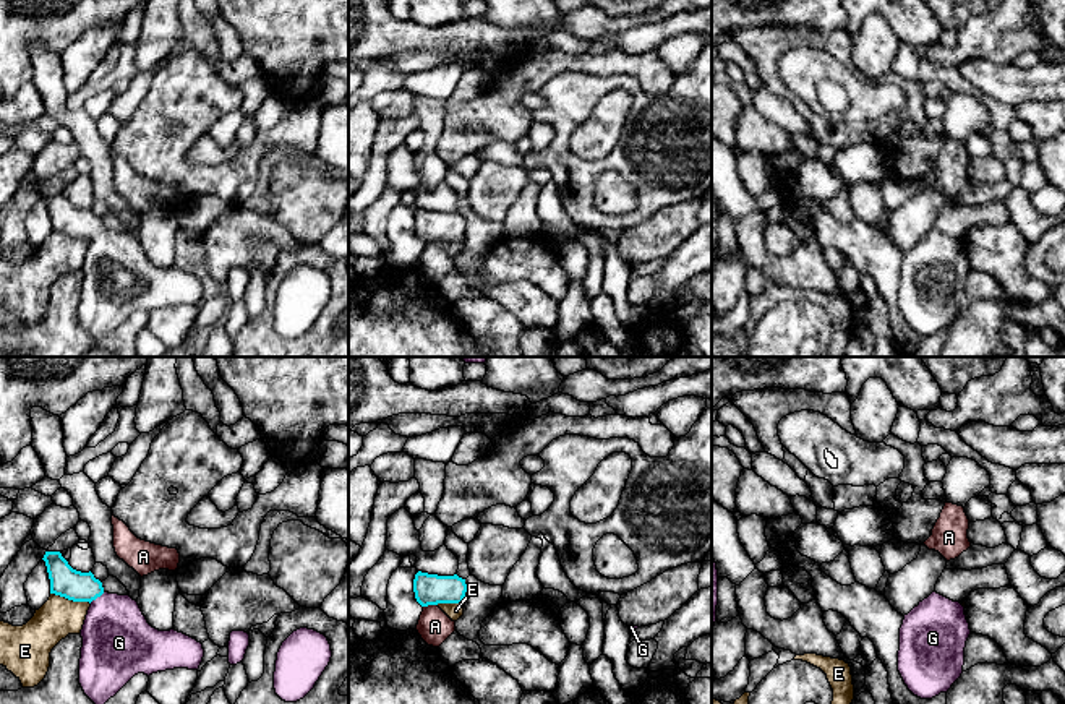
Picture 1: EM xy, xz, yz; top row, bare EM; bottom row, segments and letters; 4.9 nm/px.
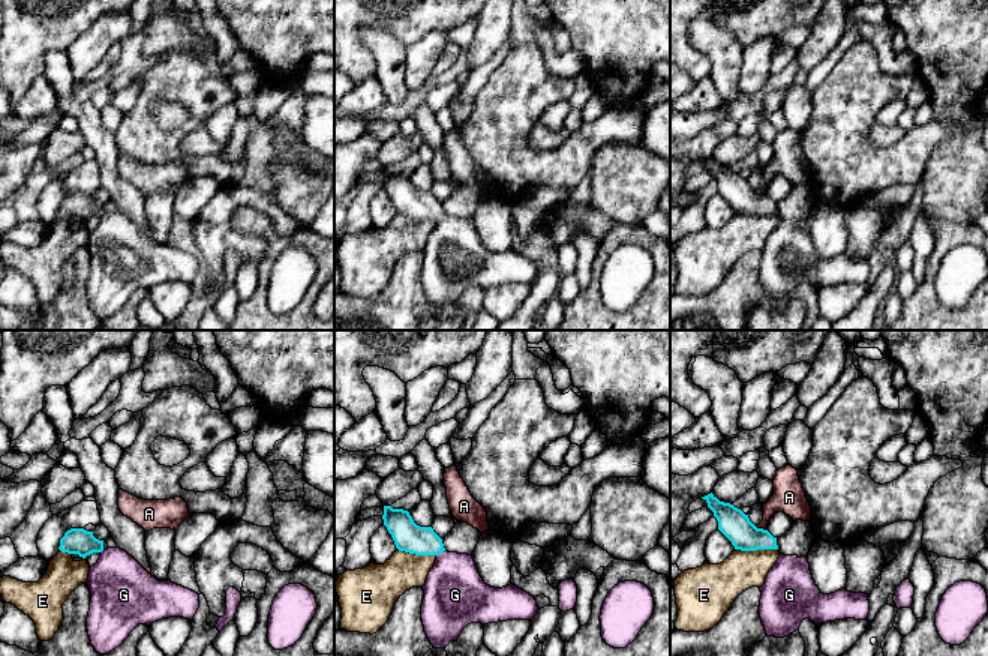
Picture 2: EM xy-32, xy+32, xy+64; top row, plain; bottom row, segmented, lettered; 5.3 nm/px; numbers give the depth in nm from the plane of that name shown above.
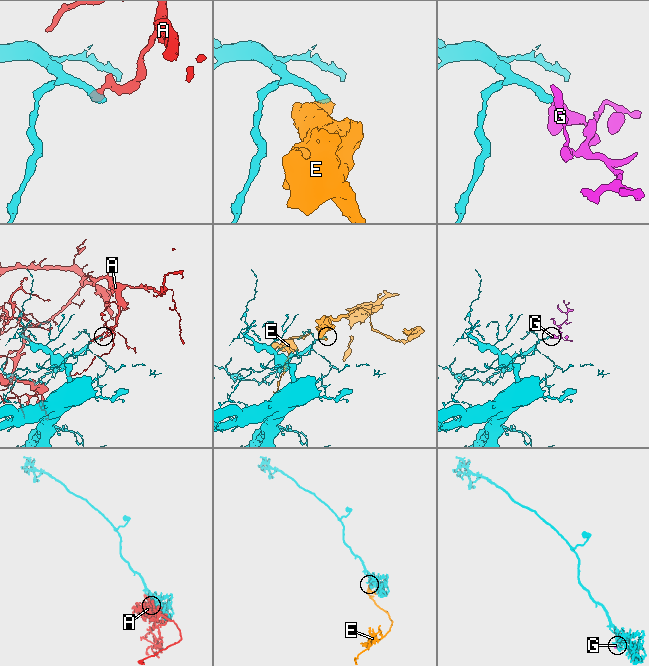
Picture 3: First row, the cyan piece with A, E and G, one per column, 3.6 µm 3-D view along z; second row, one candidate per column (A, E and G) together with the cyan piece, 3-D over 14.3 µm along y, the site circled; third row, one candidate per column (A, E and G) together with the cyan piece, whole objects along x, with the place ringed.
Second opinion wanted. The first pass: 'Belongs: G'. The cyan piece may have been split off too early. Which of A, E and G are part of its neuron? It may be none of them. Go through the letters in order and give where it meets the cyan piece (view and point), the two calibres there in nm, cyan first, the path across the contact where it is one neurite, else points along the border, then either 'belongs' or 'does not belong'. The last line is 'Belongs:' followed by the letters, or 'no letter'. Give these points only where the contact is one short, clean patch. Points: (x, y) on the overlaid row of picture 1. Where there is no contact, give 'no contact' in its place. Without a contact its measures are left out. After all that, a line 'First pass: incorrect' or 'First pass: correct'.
A: meets cyan in xz at (430, 604); 160 nm thick on the cyan side, 170 nm on the other; border along xz (436, 604), (423, 607); does not belong
E: meets cyan in xy at (70, 599); 150 nm thick on the cyan side, 200 nm on the other; border along xy (51, 592), (89, 604); does not belong
G: meets cyan in xy at (96, 597); 150 nm thick on the cyan side, 360 nm on the other; runs through xy (76, 586), (86, 588), (96, 597), (114, 622), (117, 641); belongs
Belongs: G
First pass: correct

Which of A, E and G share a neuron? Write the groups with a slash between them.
A / E / G

